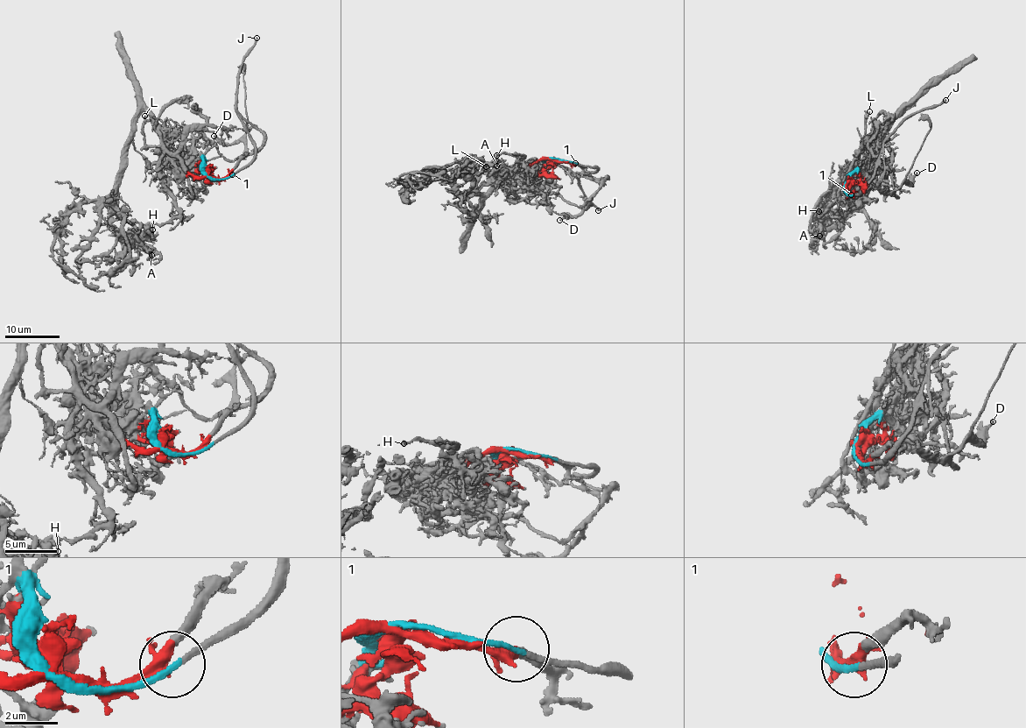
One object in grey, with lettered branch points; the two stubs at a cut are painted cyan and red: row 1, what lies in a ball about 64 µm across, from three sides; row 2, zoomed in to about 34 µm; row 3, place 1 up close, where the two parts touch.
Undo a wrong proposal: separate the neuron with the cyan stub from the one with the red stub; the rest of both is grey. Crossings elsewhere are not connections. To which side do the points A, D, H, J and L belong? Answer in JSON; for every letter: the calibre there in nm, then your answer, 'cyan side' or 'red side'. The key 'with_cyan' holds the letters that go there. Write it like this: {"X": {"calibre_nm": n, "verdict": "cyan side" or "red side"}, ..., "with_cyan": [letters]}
{"A": {"calibre_nm": 120, "verdict": "red side"}, "D": {"calibre_nm": 170, "verdict": "cyan side"}, "H": {"calibre_nm": 80, "verdict": "red side"}, "J": {"calibre_nm": 260, "verdict": "cyan side"}, "L": {"calibre_nm": 100, "verdict": "red side"}, "with_cyan": ["D", "J"]}

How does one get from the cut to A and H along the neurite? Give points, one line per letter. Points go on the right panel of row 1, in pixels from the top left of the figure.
A: (845, 188), (861, 175), (870, 144), (896, 116), (874, 154), (867, 195), (856, 205), (831, 205), (819, 236)
H: (845, 188), (845, 181), (864, 163), (855, 166), (842, 191), (827, 208), (820, 209), (819, 206), (819, 211)

